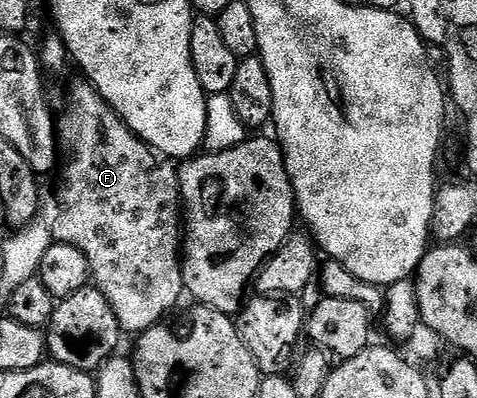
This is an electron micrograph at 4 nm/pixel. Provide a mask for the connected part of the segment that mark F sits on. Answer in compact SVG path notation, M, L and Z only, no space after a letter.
M79 78L79 81L67 92L67 105L63 113L57 116L57 148L61 153L61 167L59 172L59 189L55 192L55 200L59 203L59 209L51 216L49 223L49 235L52 241L69 246L77 246L81 254L85 254L85 262L89 262L91 271L90 279L94 287L105 294L105 302L113 310L120 329L124 333L132 332L138 334L151 328L154 324L160 323L162 312L167 312L182 296L185 296L183 286L183 265L181 263L181 197L179 194L179 173L174 159L168 158L162 152L157 152L136 136L134 130L127 125L112 108L107 105L105 98L86 79Z

